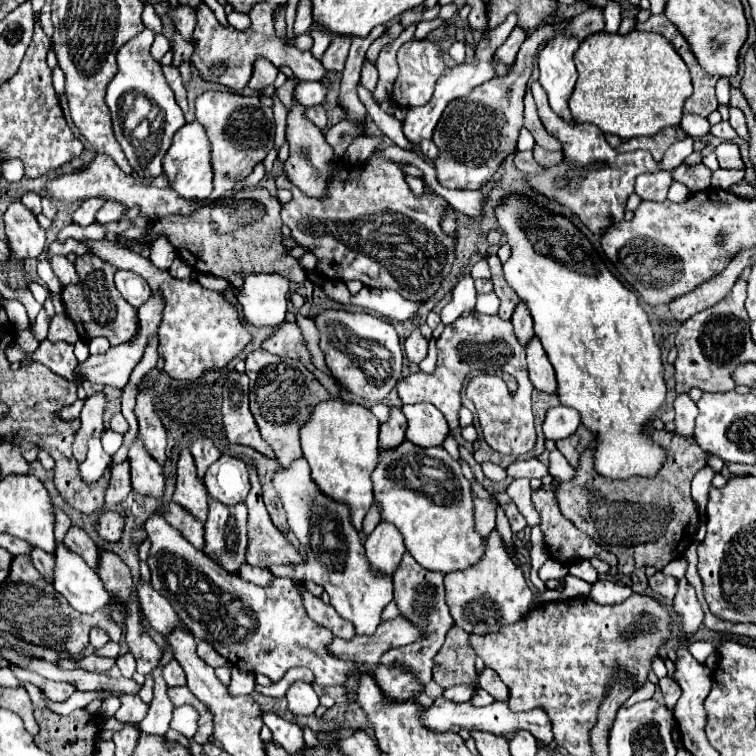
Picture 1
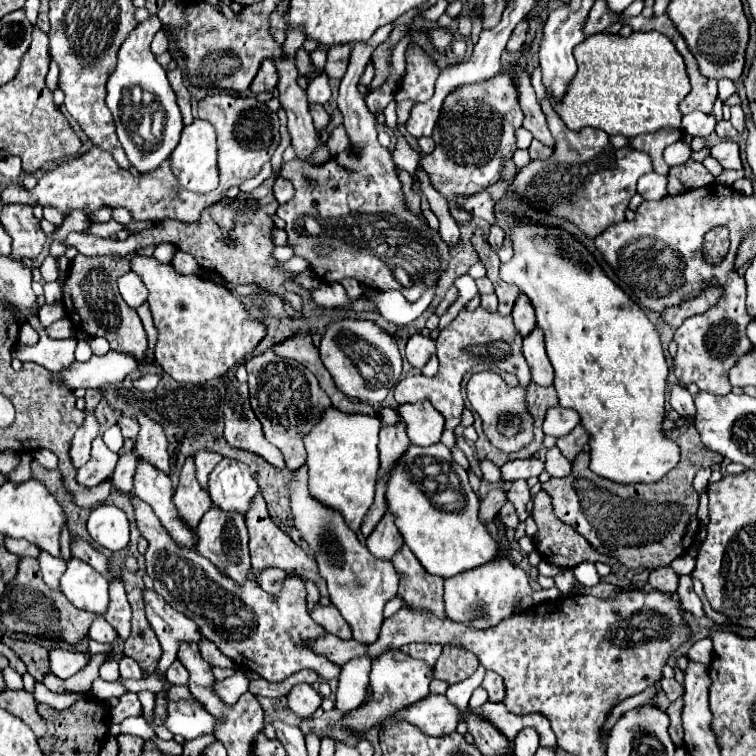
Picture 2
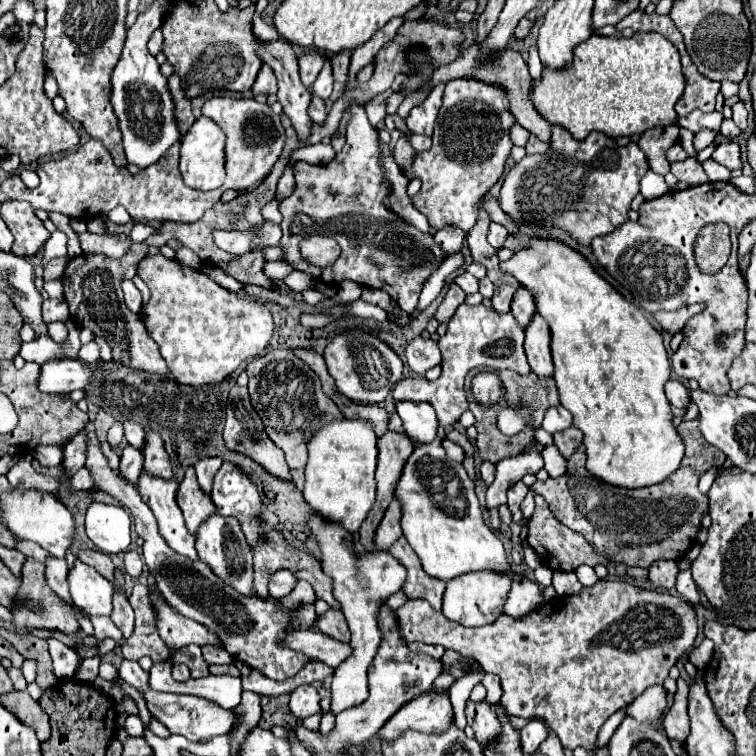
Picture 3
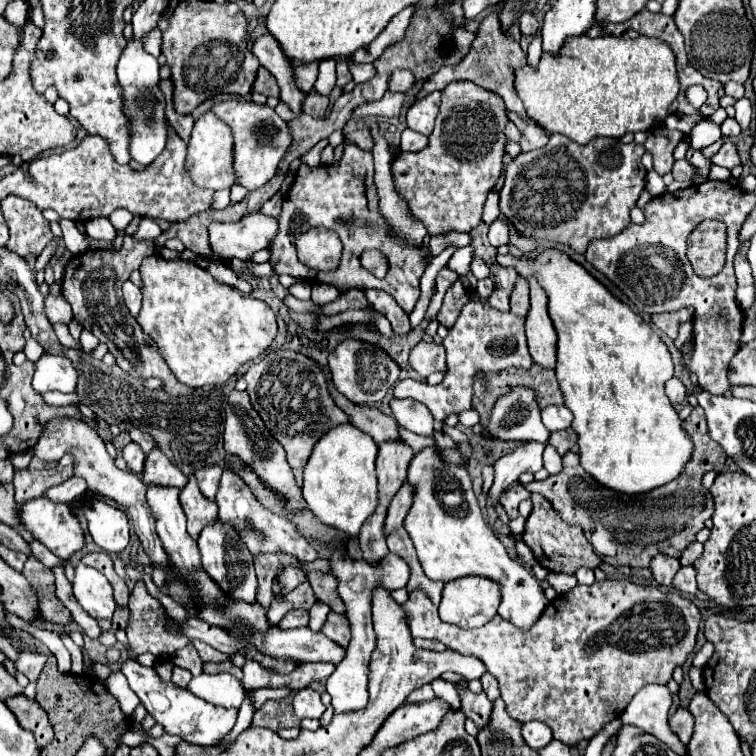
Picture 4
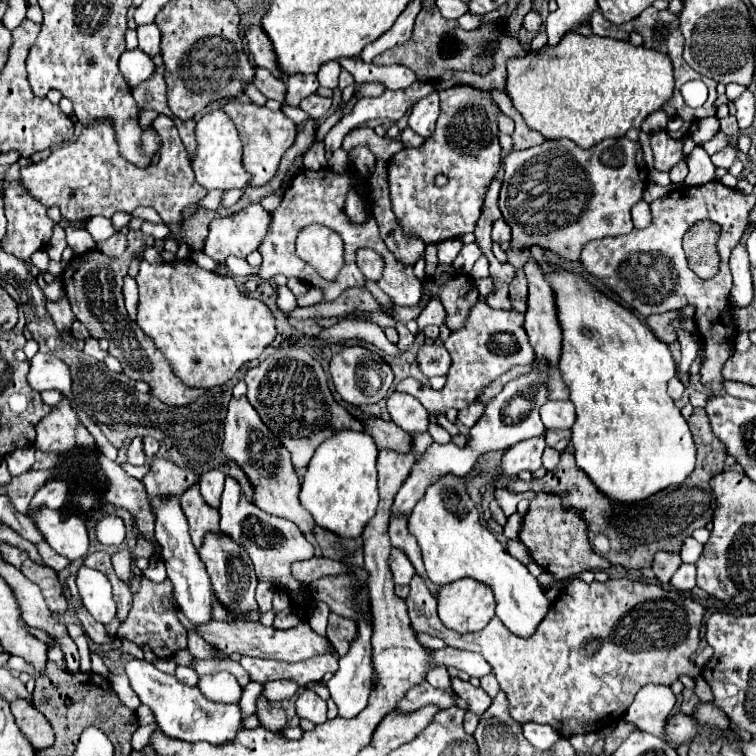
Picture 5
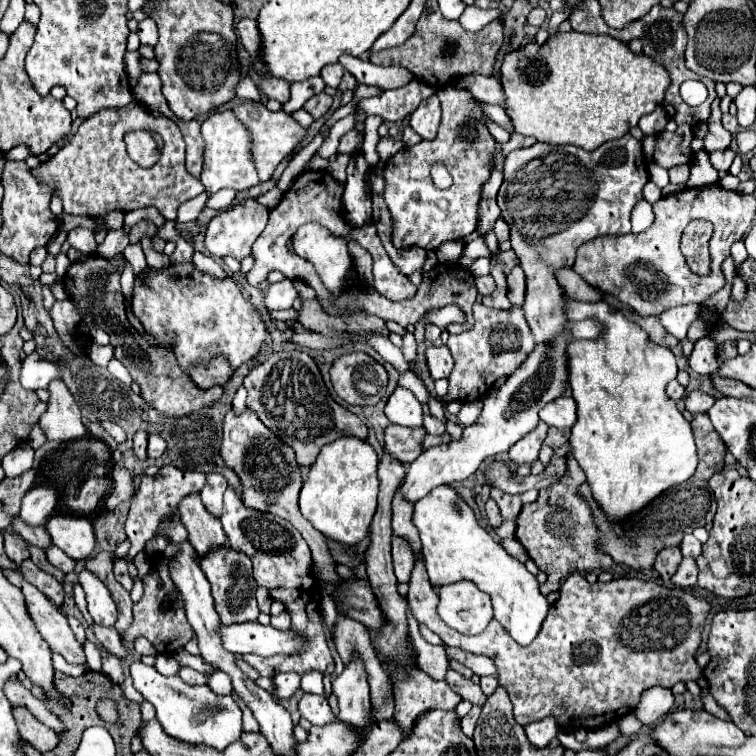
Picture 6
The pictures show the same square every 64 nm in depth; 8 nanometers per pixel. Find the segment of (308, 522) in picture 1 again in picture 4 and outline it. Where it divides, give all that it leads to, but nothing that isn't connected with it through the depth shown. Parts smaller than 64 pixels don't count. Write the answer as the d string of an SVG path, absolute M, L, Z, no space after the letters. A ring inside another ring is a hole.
M338 550L330 558L330 564L332 564L332 574L340 580L338 592L340 592L340 598L344 600L344 604L346 604L346 616L348 616L350 626L352 626L352 640L350 640L350 646L346 650L346 656L336 666L334 674L326 682L326 690L332 696L334 712L342 714L342 712L362 710L368 702L368 674L370 674L368 664L370 664L370 654L376 648L374 628L372 628L372 618L370 618L372 590L376 586L384 586L384 588L390 588L390 590L404 588L408 578L410 578L410 568L404 560L400 560L398 554L392 554L392 552L378 566L370 566L368 562L352 560L352 558L348 558L346 552Z

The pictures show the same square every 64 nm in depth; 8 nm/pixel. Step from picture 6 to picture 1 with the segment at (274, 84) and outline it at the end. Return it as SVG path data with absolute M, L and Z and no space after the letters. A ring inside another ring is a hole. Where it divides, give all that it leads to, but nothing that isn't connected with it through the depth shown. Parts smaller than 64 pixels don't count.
M256 60L256 68L254 68L254 76L248 82L248 88L260 92L266 86L270 86L278 76L278 68L270 62L270 60Z

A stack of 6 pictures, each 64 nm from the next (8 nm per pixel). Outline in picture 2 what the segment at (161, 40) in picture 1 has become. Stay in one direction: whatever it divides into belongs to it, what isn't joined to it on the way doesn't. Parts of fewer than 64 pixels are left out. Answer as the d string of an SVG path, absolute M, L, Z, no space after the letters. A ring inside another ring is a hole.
M160 30L160 32L156 32L156 36L152 40L152 54L160 56L164 52L168 52L168 36L164 34L164 30Z

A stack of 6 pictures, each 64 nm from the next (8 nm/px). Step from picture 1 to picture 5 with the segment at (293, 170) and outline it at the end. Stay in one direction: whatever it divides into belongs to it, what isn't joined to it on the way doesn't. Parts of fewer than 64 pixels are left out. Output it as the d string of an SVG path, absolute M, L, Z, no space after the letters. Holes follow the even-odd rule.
M248 26L244 36L248 40L248 50L254 56L256 66L268 68L276 76L280 76L280 72L276 72L276 58L272 56L272 42L268 40L266 32L260 26Z

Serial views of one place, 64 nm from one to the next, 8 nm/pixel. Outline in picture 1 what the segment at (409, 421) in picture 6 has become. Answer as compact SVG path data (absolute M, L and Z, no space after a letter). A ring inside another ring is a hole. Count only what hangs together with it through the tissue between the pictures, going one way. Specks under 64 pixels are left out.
M432 404L402 406L402 412L408 420L406 438L416 446L440 446L450 432L442 412Z

